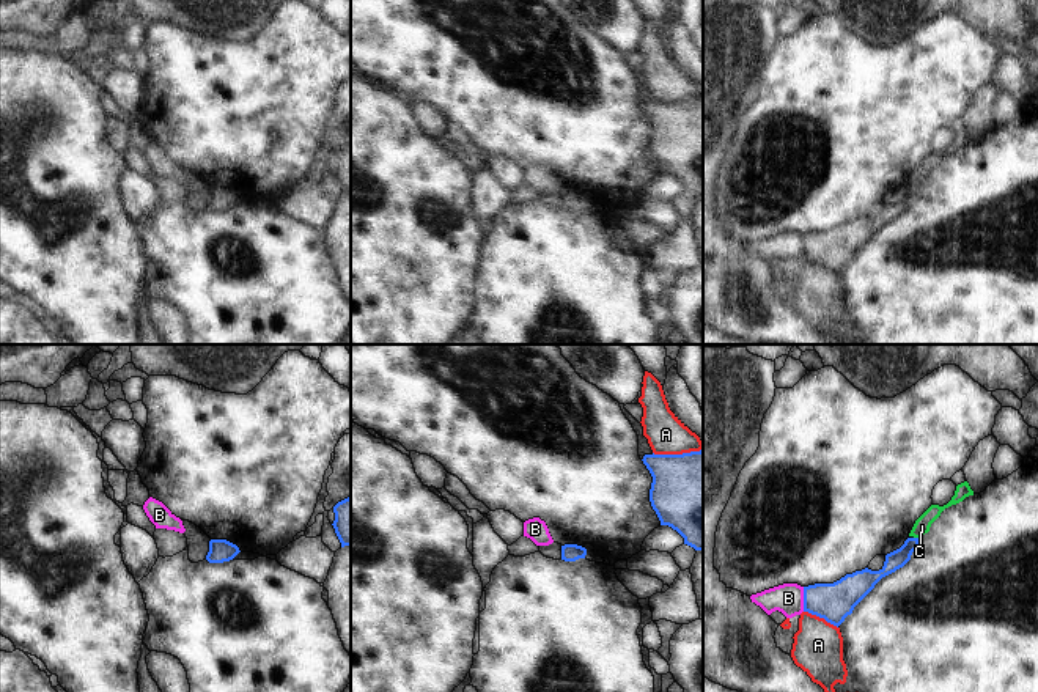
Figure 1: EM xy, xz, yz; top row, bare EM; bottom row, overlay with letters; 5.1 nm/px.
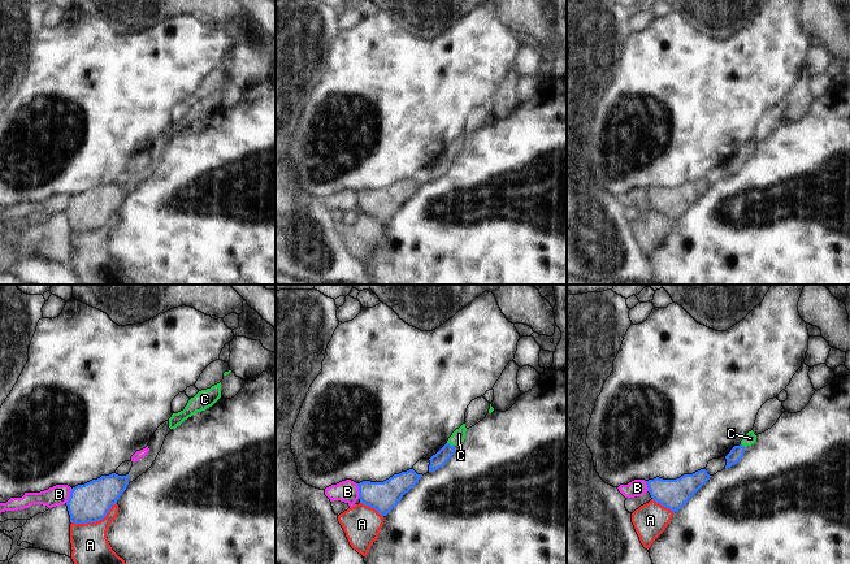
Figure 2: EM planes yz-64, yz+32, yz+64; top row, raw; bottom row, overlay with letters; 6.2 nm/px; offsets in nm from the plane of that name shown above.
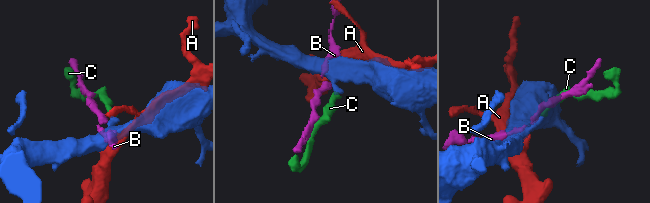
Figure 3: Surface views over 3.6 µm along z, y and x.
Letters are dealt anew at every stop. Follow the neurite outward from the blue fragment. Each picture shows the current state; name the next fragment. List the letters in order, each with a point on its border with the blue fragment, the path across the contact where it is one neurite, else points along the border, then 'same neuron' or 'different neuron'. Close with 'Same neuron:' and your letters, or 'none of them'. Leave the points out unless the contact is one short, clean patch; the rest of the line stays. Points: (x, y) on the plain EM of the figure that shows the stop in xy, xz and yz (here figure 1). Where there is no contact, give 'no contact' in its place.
A: xz (677, 103) | different neuron
B: yz (804, 247) | along yz (802, 235), (804, 258) | different neuron
C: yz (917, 186) | across yz (897, 206), (917, 186), (922, 173) | same neuron
Same neuron: C

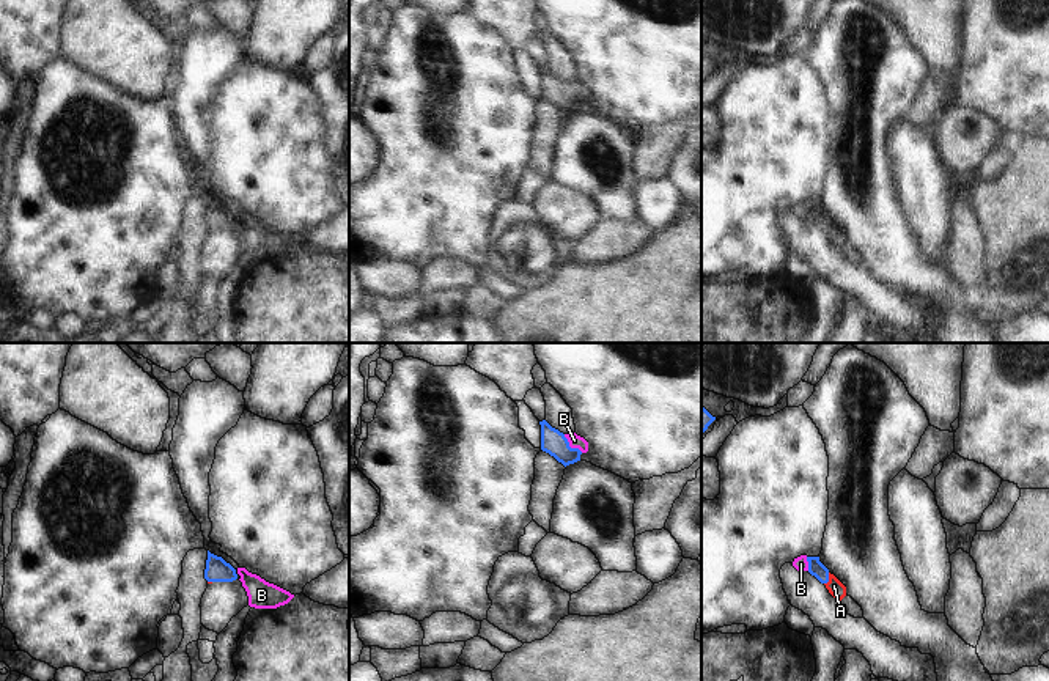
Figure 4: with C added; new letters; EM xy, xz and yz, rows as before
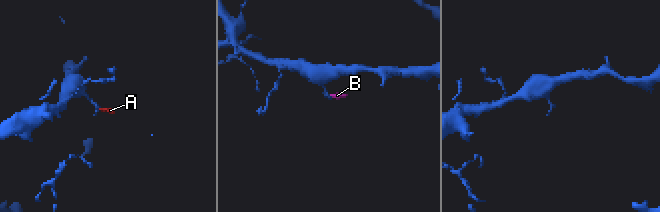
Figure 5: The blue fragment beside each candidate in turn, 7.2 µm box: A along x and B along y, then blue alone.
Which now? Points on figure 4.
A: yz (828, 227) | across yz (815, 214), (828, 227), (834, 233) | same neuron
B: xz (570, 95) | across xz (554, 90), (570, 95), (574, 88) | same neuron
Same neuron: A, B

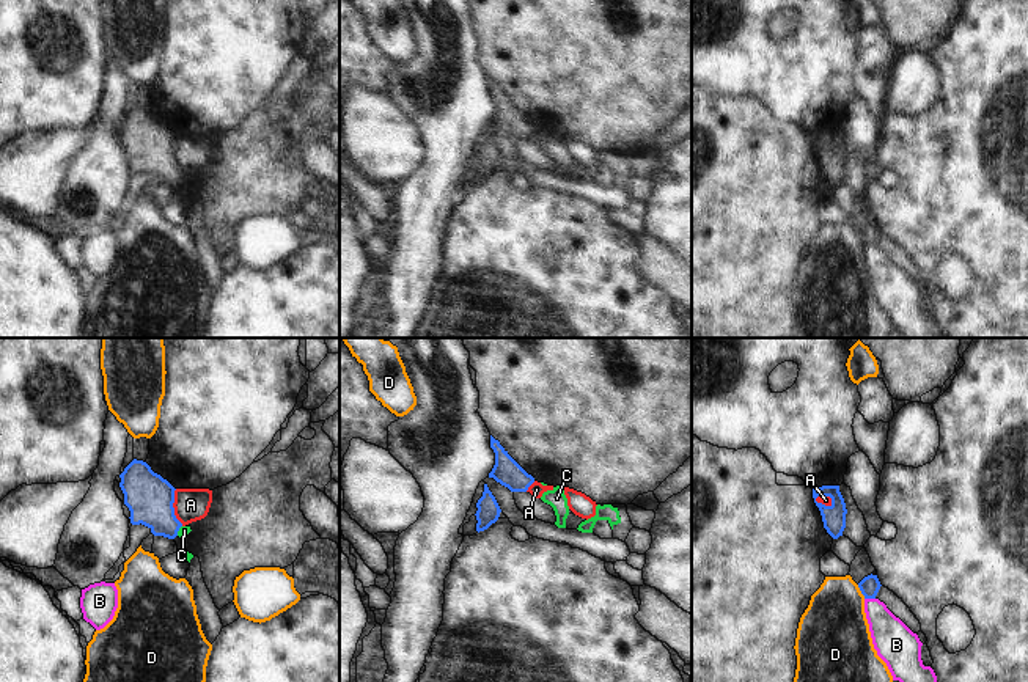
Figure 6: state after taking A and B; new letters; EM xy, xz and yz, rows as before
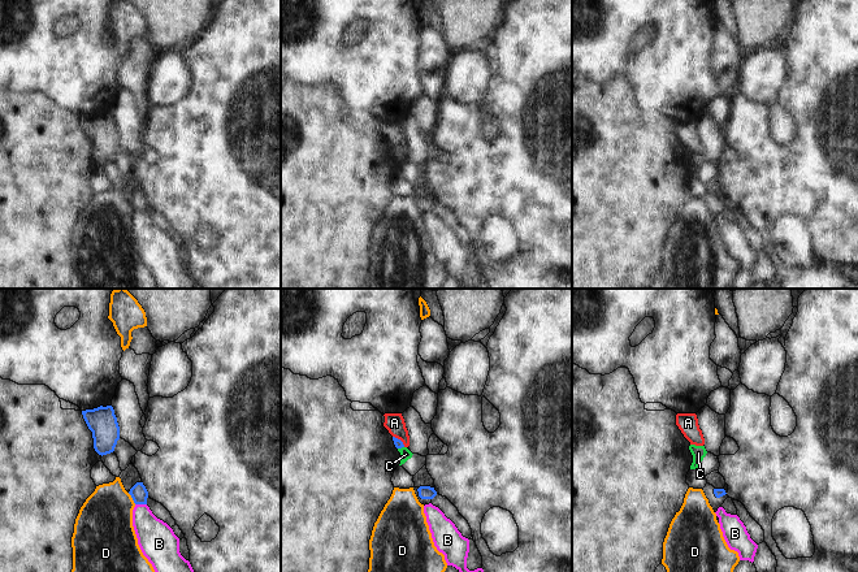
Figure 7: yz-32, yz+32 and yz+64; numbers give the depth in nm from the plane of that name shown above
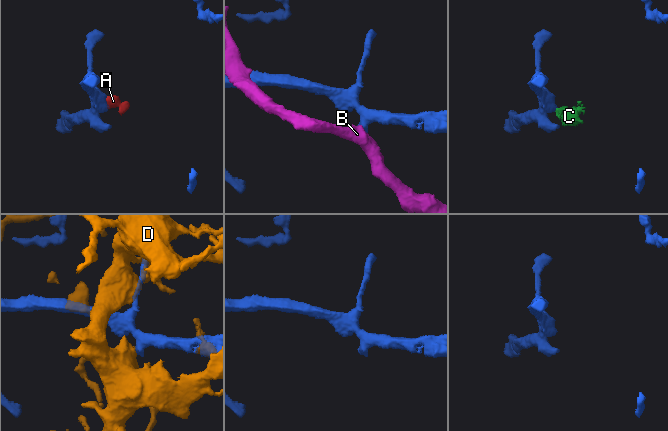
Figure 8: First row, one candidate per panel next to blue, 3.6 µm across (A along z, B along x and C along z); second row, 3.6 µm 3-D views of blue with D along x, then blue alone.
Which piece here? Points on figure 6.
A: xy (173, 156) | along xy (175, 137), (173, 162), (183, 173) | different neuron
B: yz (870, 245) | different neuron
C: xy (178, 178) | along xy (181, 173), (176, 183) | different neuron
D: yz (860, 238) | different neuron
Same neuron: none of them

